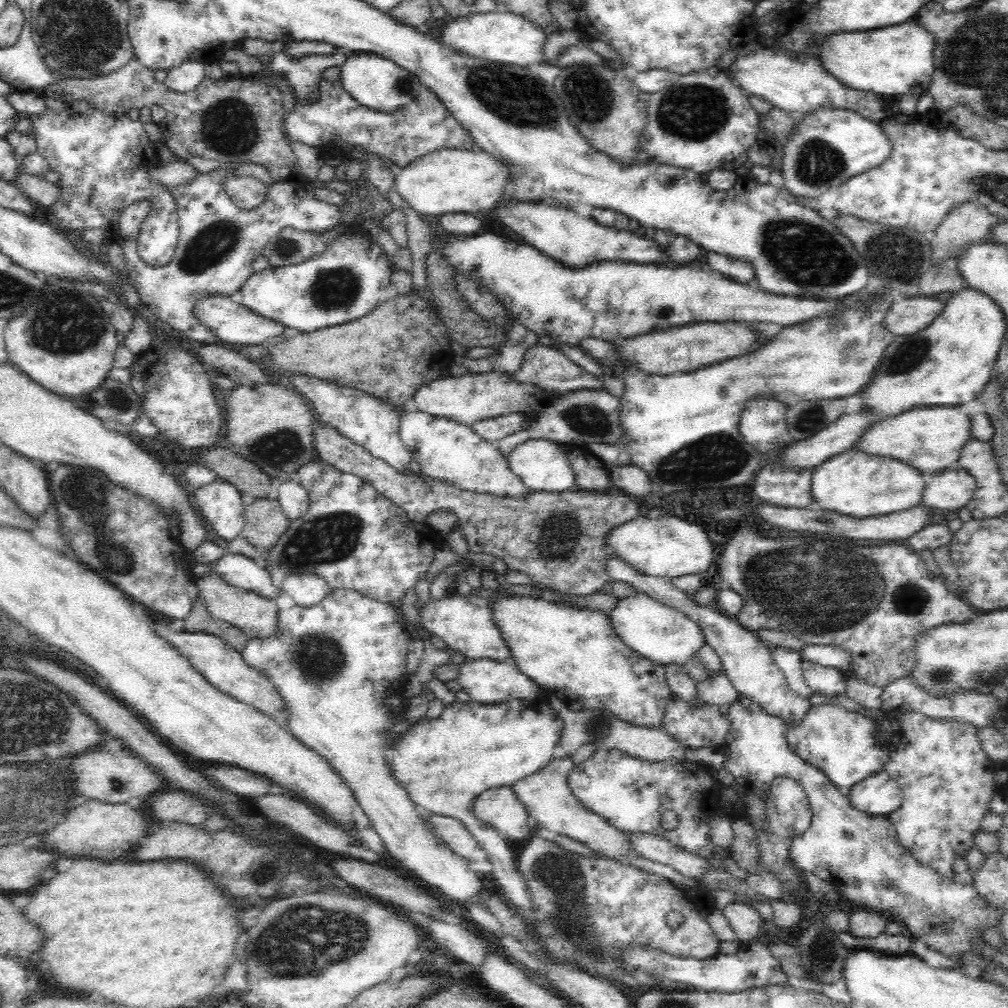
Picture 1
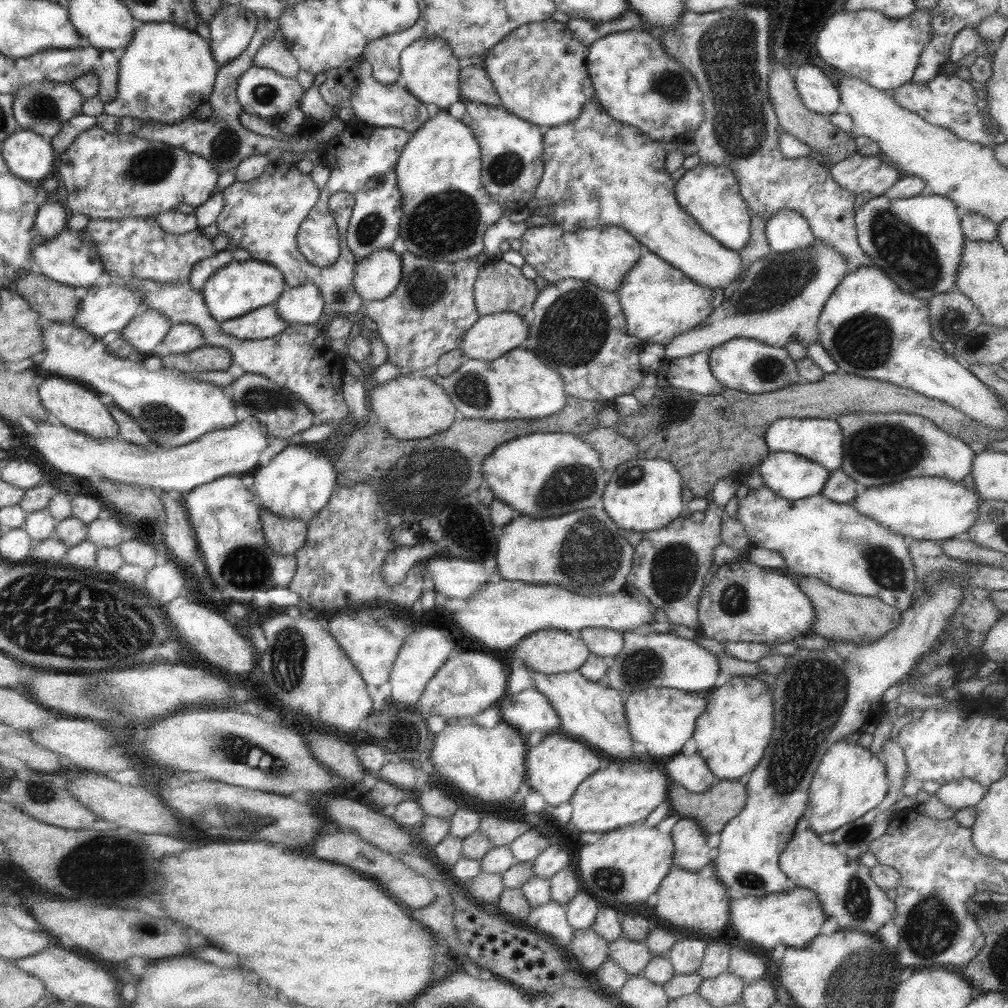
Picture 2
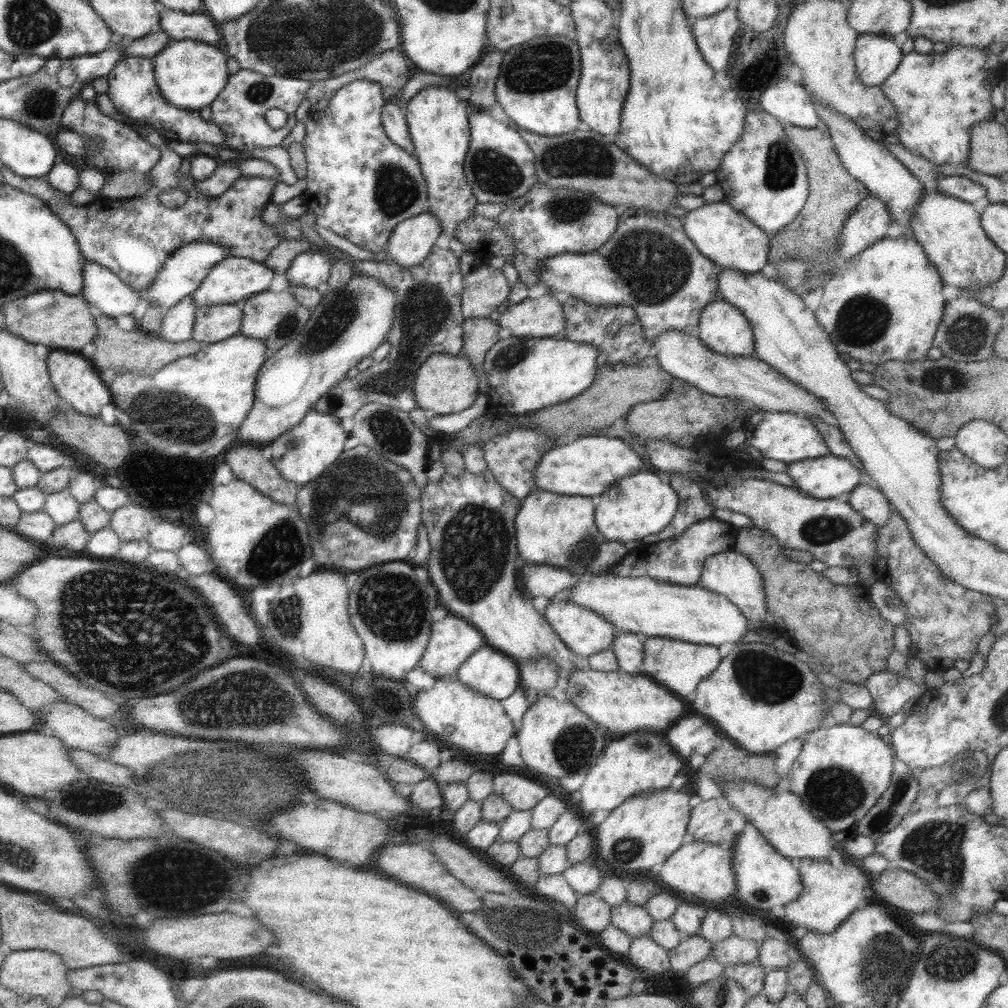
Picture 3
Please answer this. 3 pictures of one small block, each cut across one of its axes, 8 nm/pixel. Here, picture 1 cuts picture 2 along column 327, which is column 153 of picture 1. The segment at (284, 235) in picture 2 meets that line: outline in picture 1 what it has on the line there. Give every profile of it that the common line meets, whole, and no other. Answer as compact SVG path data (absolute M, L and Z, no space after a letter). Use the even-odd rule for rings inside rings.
M241 163L233 169L218 167L207 173L198 171L189 183L178 185L172 188L171 191L178 206L179 240L170 262L165 266L150 267L136 253L140 226L151 211L151 202L139 201L128 206L120 216L119 227L114 230L113 237L122 249L126 259L126 270L130 281L134 282L134 287L136 287L140 301L144 306L145 314L151 316L153 320L158 319L170 324L172 328L184 332L188 338L204 343L204 345L216 345L220 342L208 327L201 324L196 313L194 313L194 306L200 298L210 296L210 294L214 296L231 295L239 291L242 284L254 274L253 263L263 254L266 244L274 240L284 229L290 227L294 230L319 233L331 230L340 224L340 211L334 204L321 202L320 199L306 193L301 181L272 180L266 168L254 163ZM233 176L251 176L268 184L266 200L264 200L262 206L258 206L256 210L242 210L236 206L233 200L230 199L230 195L226 194L223 189L223 182L228 177Z

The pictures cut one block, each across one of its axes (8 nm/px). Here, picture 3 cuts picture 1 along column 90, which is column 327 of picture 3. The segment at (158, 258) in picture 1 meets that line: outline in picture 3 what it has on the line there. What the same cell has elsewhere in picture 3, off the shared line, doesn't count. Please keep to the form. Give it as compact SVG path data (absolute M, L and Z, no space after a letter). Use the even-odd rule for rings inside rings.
M352 80L346 86L343 86L336 92L336 94L329 100L327 105L322 110L310 112L305 120L306 134L304 140L301 142L305 148L305 159L307 160L307 188L305 189L306 206L308 210L315 215L315 222L338 236L349 240L354 245L368 250L368 252L384 251L388 247L388 240L390 234L394 231L394 226L399 222L418 216L418 214L426 212L427 184L423 177L421 166L416 157L409 152L406 152L401 146L393 143L385 133L382 124L382 111L384 105L389 101L388 94L384 94L380 84L368 80Z

